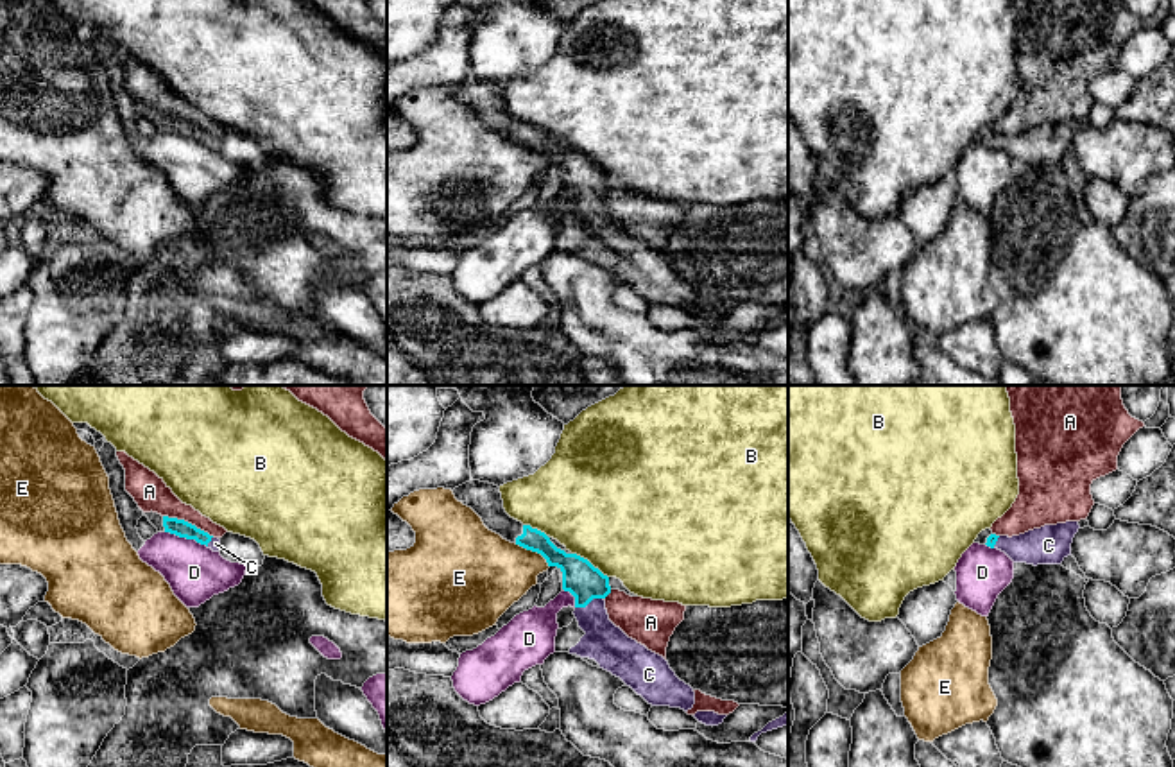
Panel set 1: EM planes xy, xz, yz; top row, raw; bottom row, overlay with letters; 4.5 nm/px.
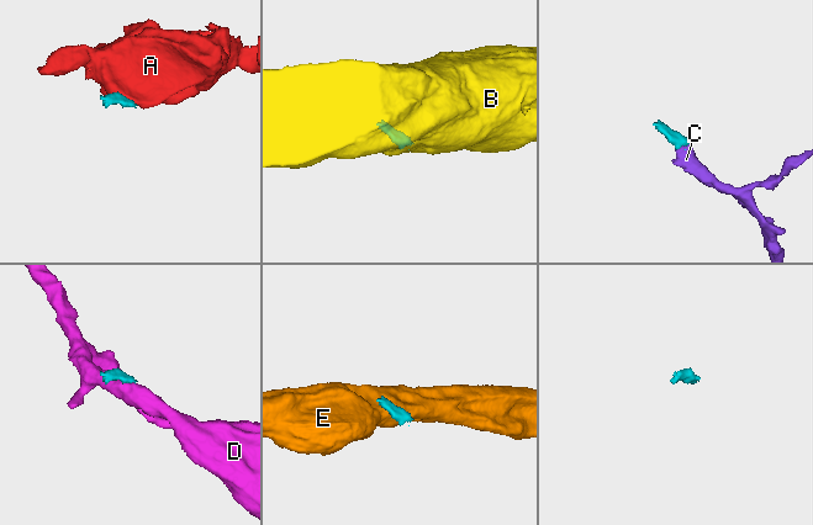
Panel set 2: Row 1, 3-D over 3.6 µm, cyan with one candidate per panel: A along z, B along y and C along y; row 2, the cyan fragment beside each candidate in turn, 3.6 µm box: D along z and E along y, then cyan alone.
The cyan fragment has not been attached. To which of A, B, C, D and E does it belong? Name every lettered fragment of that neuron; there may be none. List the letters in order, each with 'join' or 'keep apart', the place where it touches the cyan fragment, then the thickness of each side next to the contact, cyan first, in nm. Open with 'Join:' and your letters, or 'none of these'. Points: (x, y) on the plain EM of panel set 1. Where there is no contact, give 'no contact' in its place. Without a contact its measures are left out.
Join: C
A: keep apart; meets cyan in xy at (187, 120); 80 nm thick on the cyan side, 160 nm on the other
B: keep apart; meets cyan in xz at (588, 160); 160 nm thick on the cyan side, 500 nm on the other
C: join; meets cyan in xz at (588, 201); 160 nm thick on the cyan side, 180 nm on the other
D: keep apart; meets cyan in xy at (187, 137); 80 nm thick on the cyan side, 260 nm on the other
E: keep apart; meets cyan in xz at (534, 149); 160 nm thick on the cyan side, 360 nm on the other

